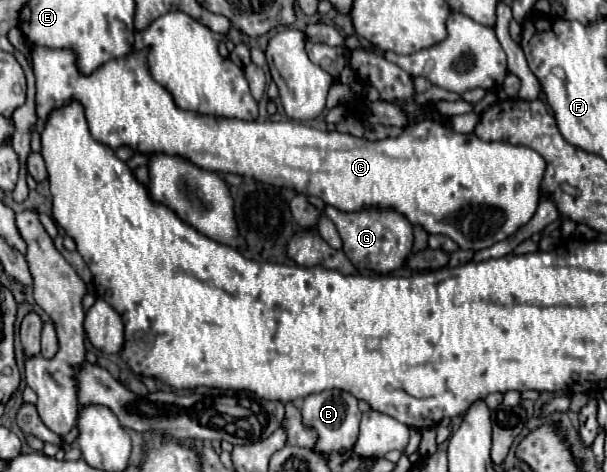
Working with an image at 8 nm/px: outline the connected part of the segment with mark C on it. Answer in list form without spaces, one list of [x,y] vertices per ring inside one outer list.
[[[31,45],[33,71],[37,79],[35,109],[39,123],[47,119],[51,109],[65,105],[71,97],[81,101],[93,139],[111,149],[129,147],[135,153],[179,155],[205,171],[235,173],[261,183],[291,187],[303,195],[321,197],[327,205],[341,211],[359,211],[363,207],[393,207],[403,213],[413,225],[421,225],[427,233],[451,237],[461,249],[485,249],[513,235],[519,227],[531,221],[541,197],[541,179],[545,175],[545,159],[523,145],[489,143],[475,133],[461,135],[447,125],[421,121],[407,125],[395,139],[367,141],[337,131],[319,131],[295,121],[241,121],[185,111],[175,105],[173,95],[159,85],[147,67],[145,51],[131,51],[125,57],[111,59],[93,73],[85,75],[77,67],[77,55],[71,49],[49,49]]]

